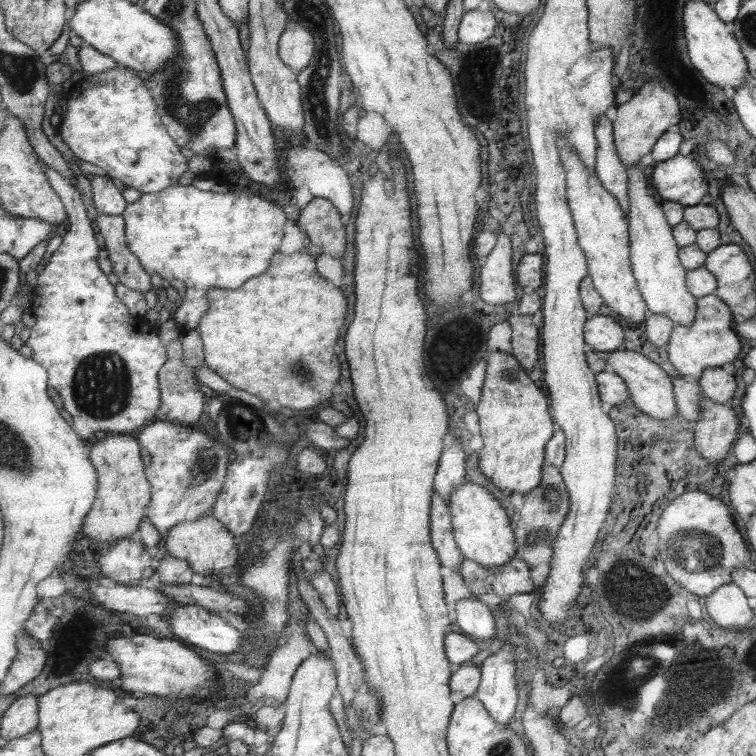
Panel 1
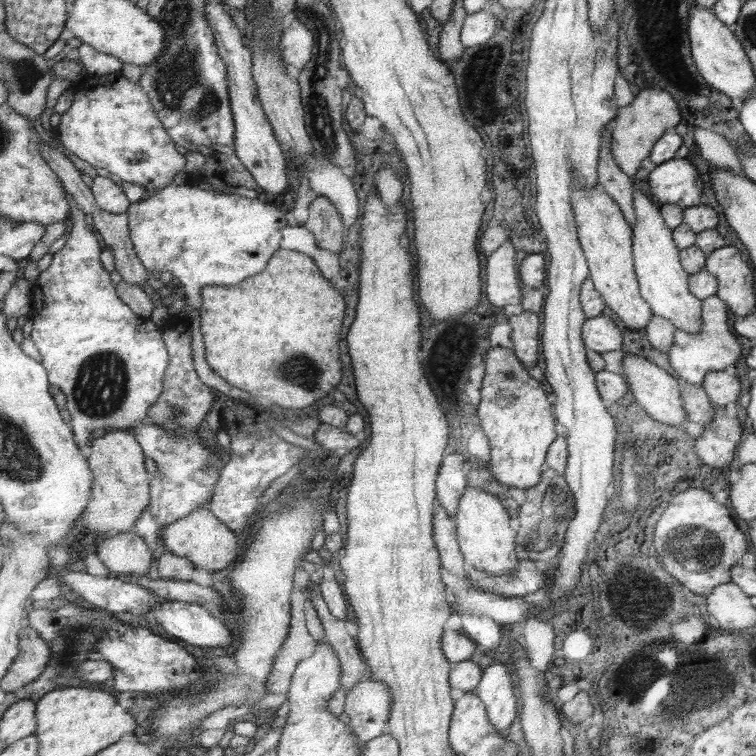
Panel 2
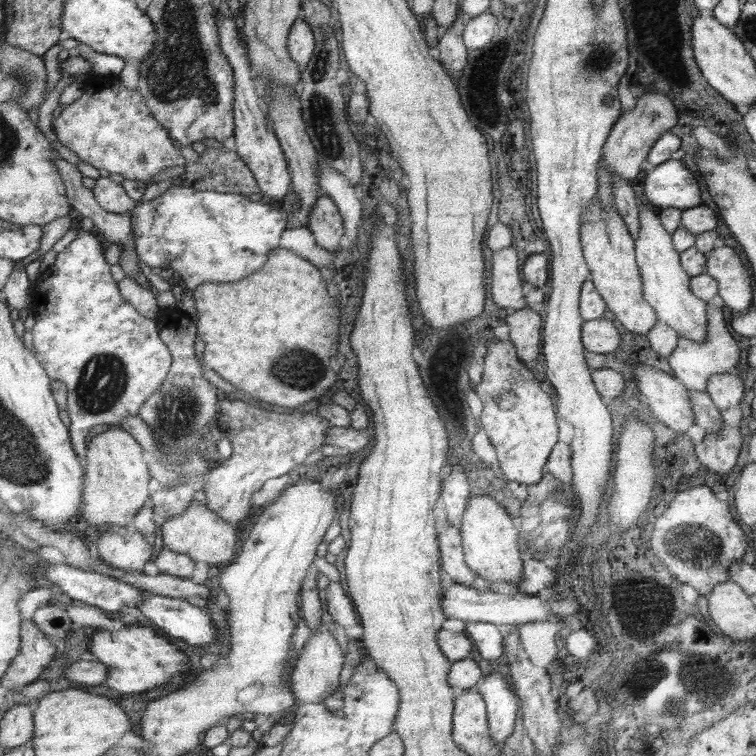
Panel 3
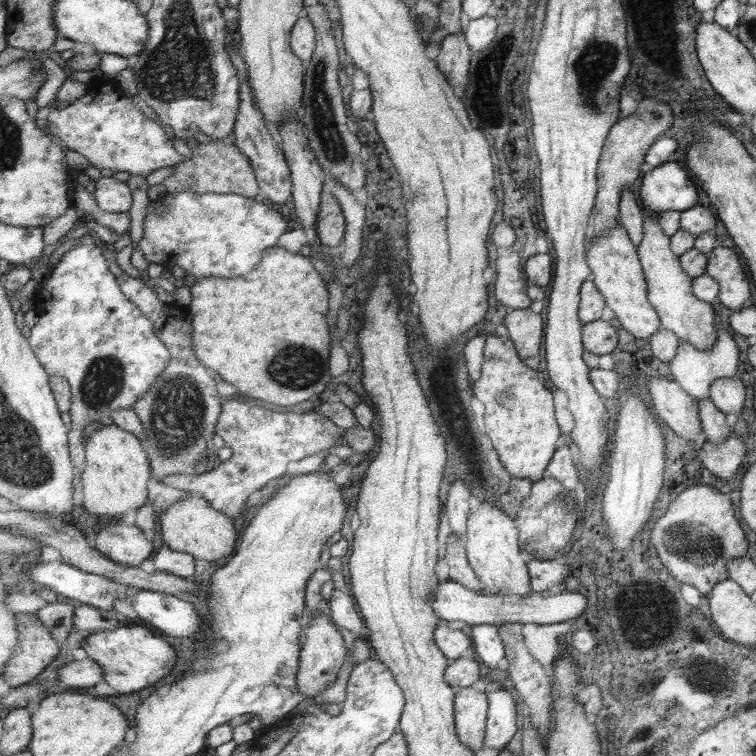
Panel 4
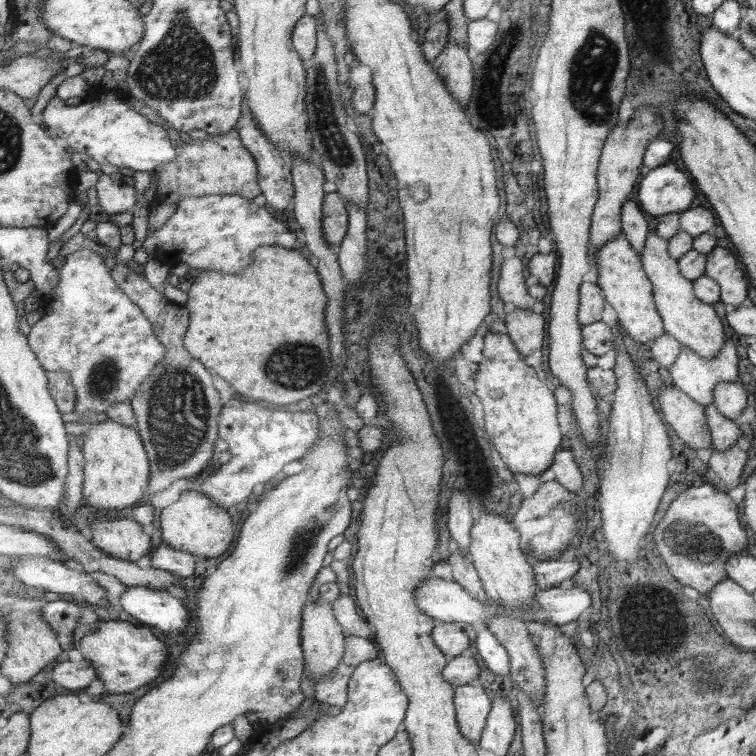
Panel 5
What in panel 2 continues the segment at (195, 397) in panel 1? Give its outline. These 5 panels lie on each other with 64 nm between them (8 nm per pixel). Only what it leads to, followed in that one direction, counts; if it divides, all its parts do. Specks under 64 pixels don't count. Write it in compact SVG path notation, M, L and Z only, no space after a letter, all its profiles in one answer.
M177 314L177 316L169 316L161 328L163 328L163 336L167 342L167 350L171 354L171 368L167 368L165 390L159 396L159 402L147 414L145 422L159 424L159 426L171 430L173 434L177 434L179 438L195 438L199 424L207 418L213 404L221 402L221 396L213 388L209 388L205 382L201 382L201 378L195 372L193 354L191 354L191 342L193 342L191 324Z

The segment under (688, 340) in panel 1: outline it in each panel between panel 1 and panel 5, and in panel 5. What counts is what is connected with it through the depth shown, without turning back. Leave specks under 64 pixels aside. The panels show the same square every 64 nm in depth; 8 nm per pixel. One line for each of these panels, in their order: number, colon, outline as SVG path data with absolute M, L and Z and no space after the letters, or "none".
2: M709 296L703 300L703 314L701 314L703 332L697 332L697 334L687 334L681 330L673 332L673 344L667 350L667 358L669 358L669 366L679 376L679 382L701 386L707 372L733 370L741 348L735 340L735 334L731 332L731 328L727 324L727 314L729 314L727 304L723 300L719 300L717 296Z
3: M711 300L707 304L711 304L711 306L707 306L707 326L709 326L707 340L697 344L697 342L687 340L685 336L679 336L675 350L667 356L667 364L673 370L673 378L677 378L687 388L687 392L705 392L711 376L727 374L727 370L731 370L735 366L735 362L739 360L737 342L727 332L725 320L721 314L721 308L725 308L725 306L717 304L715 300Z
4: M719 324L719 342L715 344L715 348L709 350L697 350L695 346L681 342L677 346L675 356L669 360L667 364L671 378L687 392L691 394L695 400L707 400L709 392L711 392L711 384L715 380L723 380L723 378L733 378L735 370L737 370L737 346L731 340L731 336L723 330L723 326Z
5: M727 340L727 344L723 344L723 352L719 352L719 356L715 356L711 360L703 360L703 356L695 354L695 350L681 348L681 352L677 354L671 368L667 368L667 372L673 380L673 386L683 390L693 402L699 402L705 408L709 404L715 404L713 390L717 384L737 382L737 354L735 354L735 348L729 340Z

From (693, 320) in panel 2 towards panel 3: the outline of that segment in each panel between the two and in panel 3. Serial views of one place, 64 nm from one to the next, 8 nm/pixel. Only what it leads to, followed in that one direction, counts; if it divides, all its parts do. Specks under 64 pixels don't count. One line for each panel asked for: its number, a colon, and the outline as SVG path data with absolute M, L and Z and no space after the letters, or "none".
3: M641 196L637 198L637 204L639 204L637 206L639 208L639 216L637 216L639 230L635 234L635 260L639 264L639 272L641 272L641 280L643 280L643 298L647 300L647 304L651 304L659 322L669 324L669 328L677 336L685 336L687 340L701 344L703 340L707 340L707 334L709 334L707 302L699 300L691 292L691 288L689 288L691 276L681 266L681 258L673 246L671 232L667 232L663 228L661 218L657 218L653 208L643 204Z

